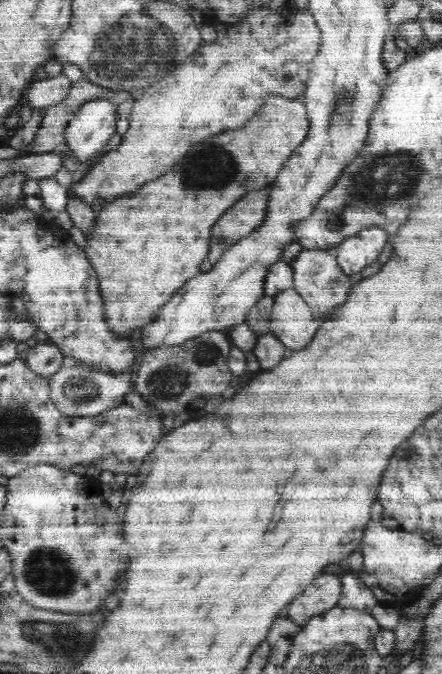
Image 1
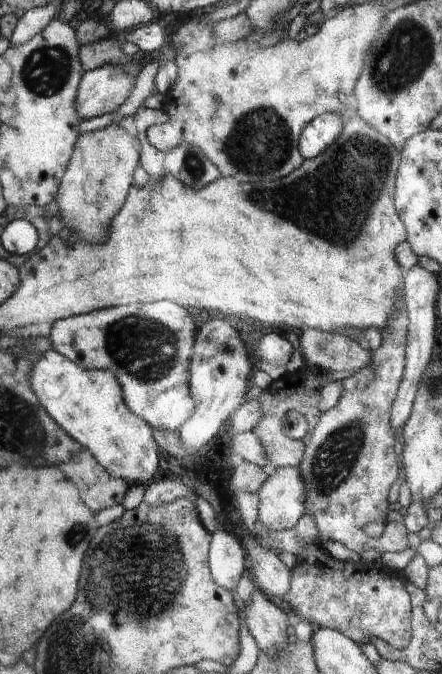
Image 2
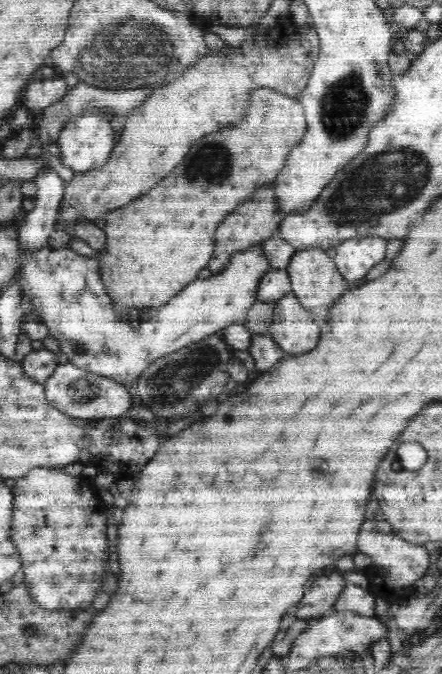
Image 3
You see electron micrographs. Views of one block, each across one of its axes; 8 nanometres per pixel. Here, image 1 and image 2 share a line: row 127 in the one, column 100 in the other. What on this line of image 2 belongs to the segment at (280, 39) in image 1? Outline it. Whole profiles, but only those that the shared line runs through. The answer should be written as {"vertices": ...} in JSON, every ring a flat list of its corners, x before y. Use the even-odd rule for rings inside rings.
{"vertices":[[118,123,82,134,55,198,64,228,74,231,88,243,104,242,111,222,127,200,136,166,138,150,134,148,134,138]]}

